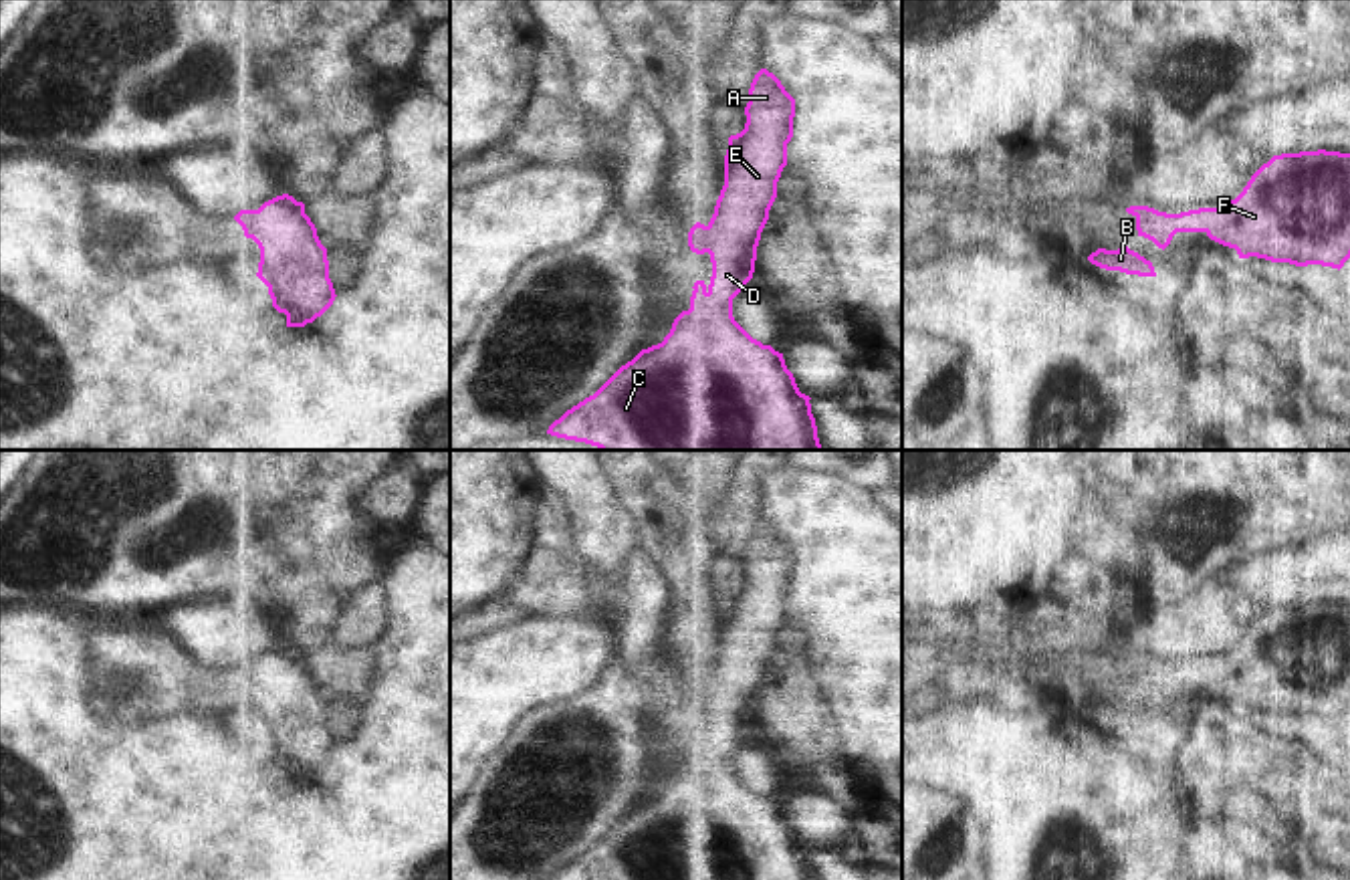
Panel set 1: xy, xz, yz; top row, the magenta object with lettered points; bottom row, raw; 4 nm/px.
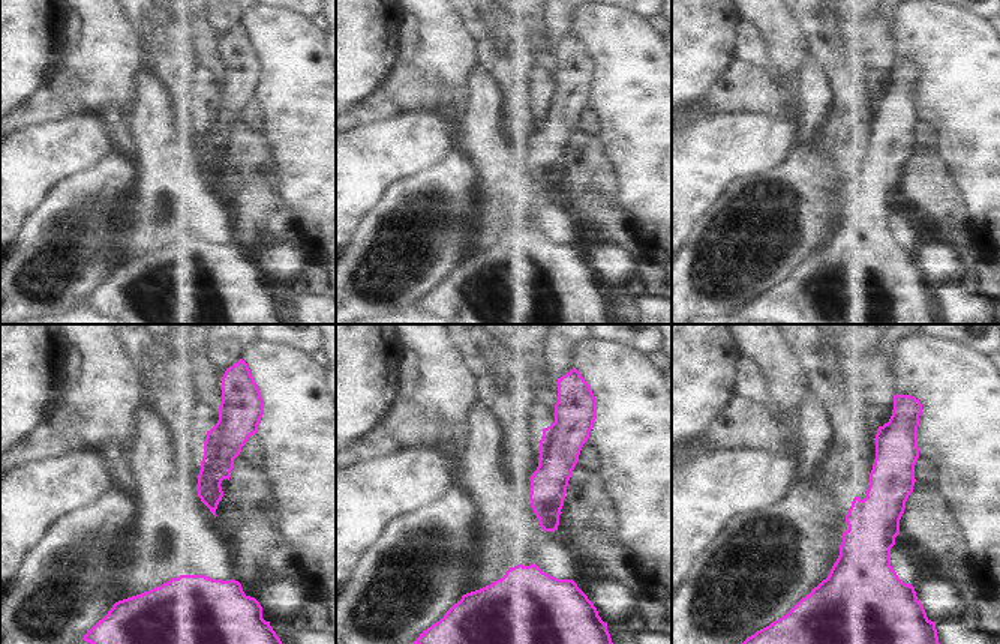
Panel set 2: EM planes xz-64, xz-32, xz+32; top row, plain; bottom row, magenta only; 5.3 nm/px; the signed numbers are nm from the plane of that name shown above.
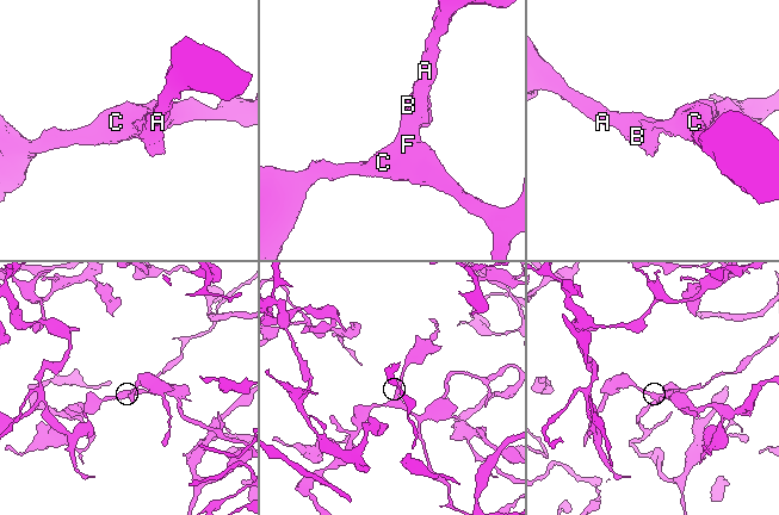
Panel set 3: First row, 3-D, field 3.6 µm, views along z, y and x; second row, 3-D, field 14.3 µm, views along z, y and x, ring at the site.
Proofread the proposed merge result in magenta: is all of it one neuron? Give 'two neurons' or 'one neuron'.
one neuron

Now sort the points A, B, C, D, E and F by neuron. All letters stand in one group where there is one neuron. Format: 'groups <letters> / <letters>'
groups A B C D E F

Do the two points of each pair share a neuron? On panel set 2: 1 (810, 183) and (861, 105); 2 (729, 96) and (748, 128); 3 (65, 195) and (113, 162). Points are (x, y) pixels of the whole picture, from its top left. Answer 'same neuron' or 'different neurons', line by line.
1: same neuron
2: different neurons
3: same neuron

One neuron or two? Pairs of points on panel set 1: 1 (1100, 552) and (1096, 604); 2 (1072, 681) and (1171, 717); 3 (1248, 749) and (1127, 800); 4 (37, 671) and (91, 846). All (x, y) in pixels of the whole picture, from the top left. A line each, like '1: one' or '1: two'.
1: one
2: one
3: two
4: one

